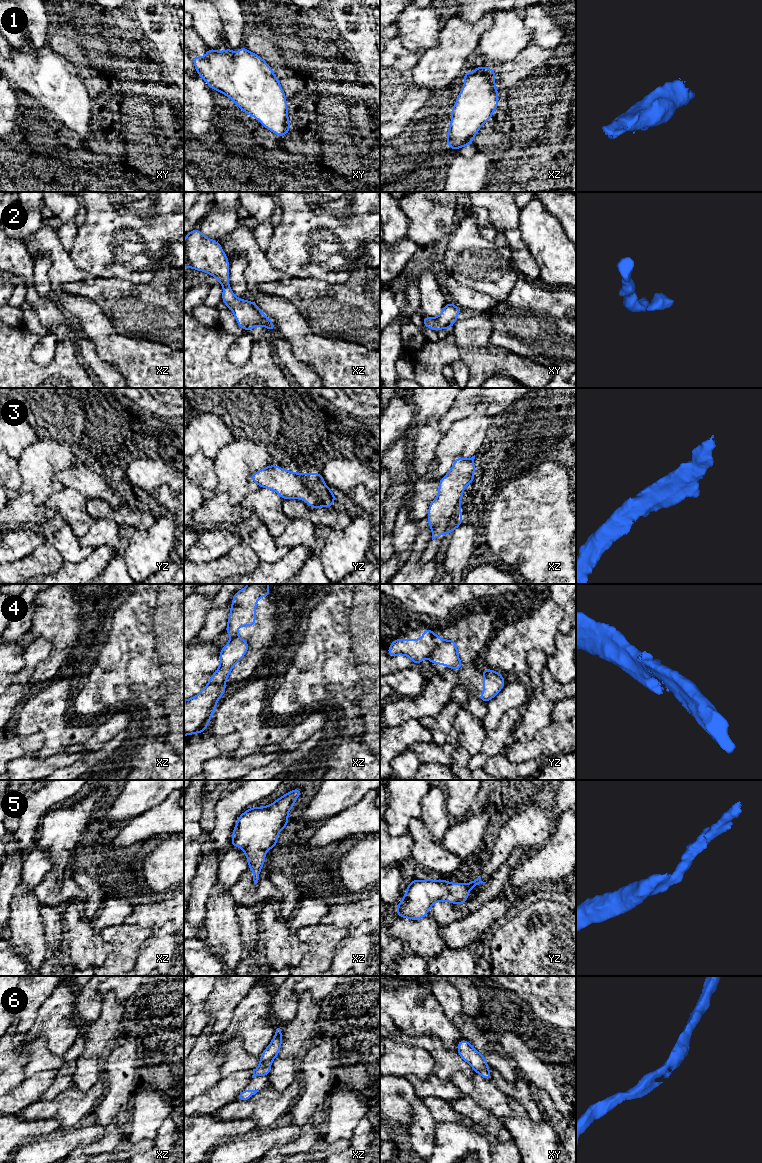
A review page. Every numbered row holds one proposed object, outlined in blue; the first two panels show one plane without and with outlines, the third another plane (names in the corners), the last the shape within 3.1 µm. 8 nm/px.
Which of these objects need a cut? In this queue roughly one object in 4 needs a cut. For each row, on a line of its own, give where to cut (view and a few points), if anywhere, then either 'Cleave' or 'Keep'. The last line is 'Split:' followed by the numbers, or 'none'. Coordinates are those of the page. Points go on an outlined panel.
1: No split. Keep
2: No split. Keep
3: No split. Keep
4: Split along yz (445, 640), (429, 657). Cleave
5: No split. Keep
6: No split. Keep
Split: 4

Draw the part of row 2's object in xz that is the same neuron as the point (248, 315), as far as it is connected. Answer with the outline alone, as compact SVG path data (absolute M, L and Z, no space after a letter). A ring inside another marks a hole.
M193 229L184 240L184 267L206 272L223 286L222 302L230 308L237 324L248 331L259 325L273 332L275 324L253 301L237 298L229 285L229 260L219 242L206 238L200 229Z

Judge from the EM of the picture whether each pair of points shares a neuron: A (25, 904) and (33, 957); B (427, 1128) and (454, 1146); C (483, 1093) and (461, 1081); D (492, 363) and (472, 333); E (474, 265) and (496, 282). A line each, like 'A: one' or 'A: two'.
A: one
B: two
C: one
D: one
E: one

